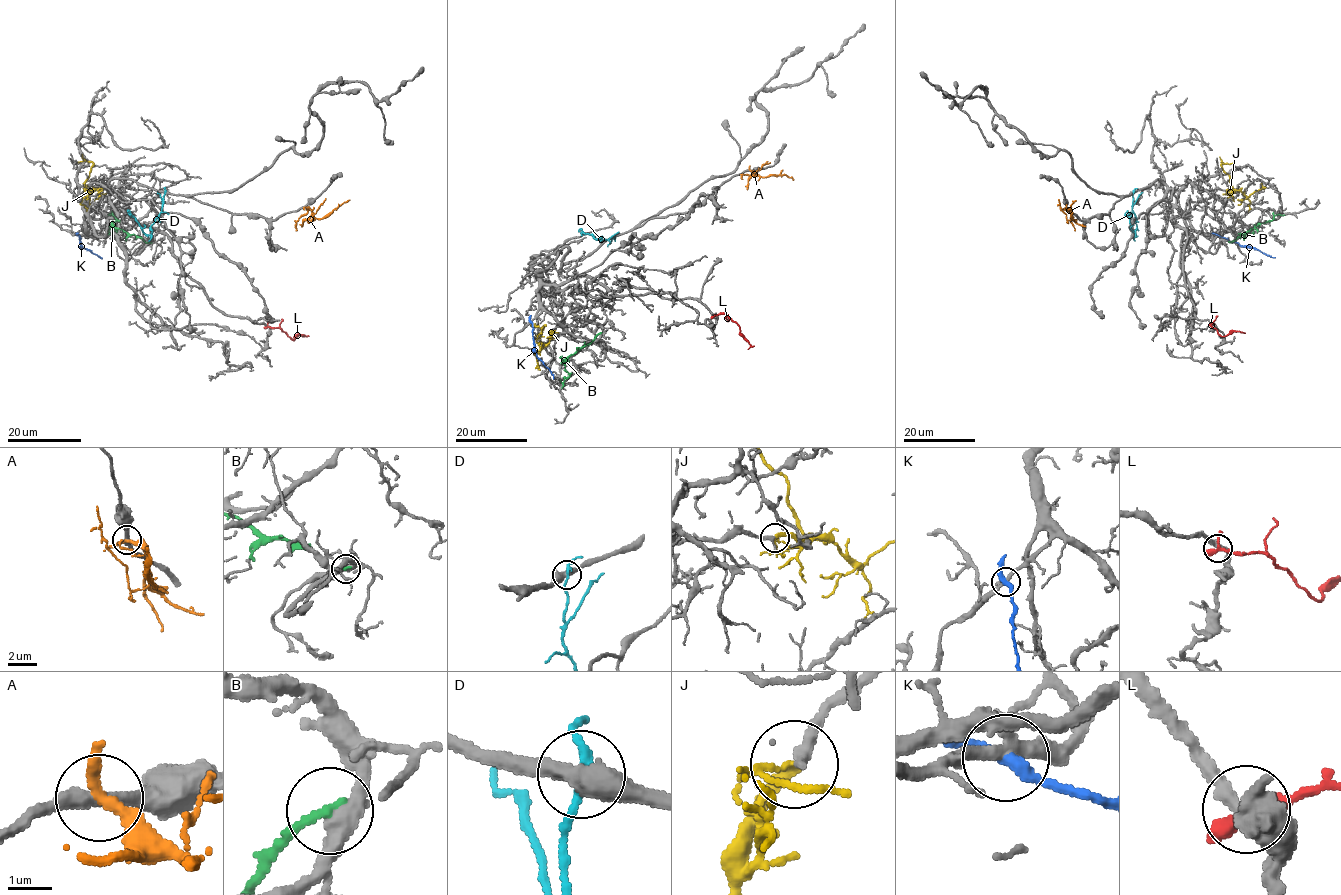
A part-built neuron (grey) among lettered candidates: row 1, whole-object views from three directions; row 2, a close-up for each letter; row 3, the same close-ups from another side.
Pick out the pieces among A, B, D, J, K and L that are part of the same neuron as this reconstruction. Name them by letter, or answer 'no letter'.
J

